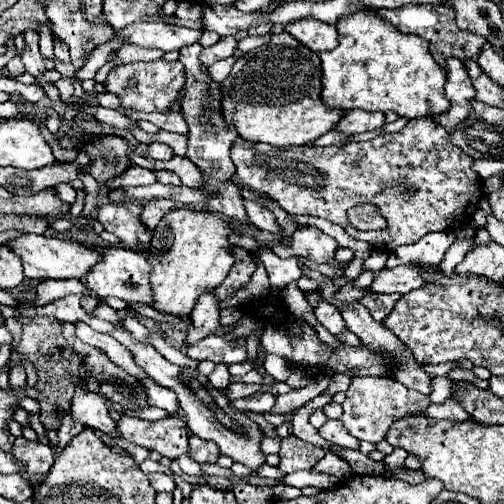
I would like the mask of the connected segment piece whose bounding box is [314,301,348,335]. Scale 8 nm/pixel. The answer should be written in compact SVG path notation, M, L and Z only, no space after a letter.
M318 301L316 307L314 307L314 313L316 313L318 321L320 321L332 335L338 335L338 333L348 331L348 329L344 327L344 319L340 319L340 313L338 313L336 307L332 307L330 303Z

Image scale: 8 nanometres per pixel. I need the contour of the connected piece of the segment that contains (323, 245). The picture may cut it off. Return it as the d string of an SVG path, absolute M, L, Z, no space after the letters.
M304 227L304 229L294 231L292 243L288 247L294 249L294 257L304 257L320 265L332 261L336 251L340 249L336 239L328 237L326 233L314 227Z

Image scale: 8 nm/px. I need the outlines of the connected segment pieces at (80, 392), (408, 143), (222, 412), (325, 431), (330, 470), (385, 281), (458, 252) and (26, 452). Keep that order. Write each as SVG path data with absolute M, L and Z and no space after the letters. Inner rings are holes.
M80 379L76 381L76 395L72 399L72 415L80 419L84 425L101 430L114 439L120 439L120 435L116 433L116 421L108 415L108 401L100 399L100 395L88 395L88 391L80 387Z
M412 119L398 133L384 133L372 141L364 143L346 143L342 147L288 147L276 149L266 143L244 143L236 139L232 147L232 161L236 165L236 179L250 189L268 195L290 215L314 215L328 219L330 223L340 225L350 237L376 245L380 251L394 251L400 245L416 243L426 233L434 231L454 231L472 221L472 215L482 199L482 179L472 169L474 159L468 159L460 147L450 143L450 135L432 119ZM372 203L378 207L380 215L386 219L386 229L368 231L366 237L362 231L350 225L348 209L354 205Z
M118 321L116 323L116 331L110 333L114 339L118 339L122 345L126 345L136 363L156 381L160 383L162 387L168 387L172 389L176 395L178 395L178 401L180 401L180 407L184 411L184 417L186 417L186 423L188 423L188 429L202 437L202 439L210 439L214 441L218 447L220 447L220 453L222 455L228 455L232 457L236 463L242 463L246 467L250 467L250 471L254 473L260 463L264 463L264 455L260 453L260 439L262 439L262 431L260 427L250 421L242 411L234 409L232 405L228 405L228 397L222 395L216 387L212 387L212 383L208 381L206 375L202 375L200 371L196 369L186 369L186 367L178 367L170 361L166 361L152 345L144 345L144 343L138 343L130 331L124 329L124 325Z
M340 419L336 421L326 421L318 433L328 441L328 443L334 443L334 445L340 445L340 447L346 447L346 449L358 449L358 443L352 435L348 435L348 431L344 431L344 425Z
M328 453L320 463L316 463L316 467L310 469L312 473L326 473L326 475L334 475L338 479L348 479L348 475L352 475L352 467L340 459L334 453Z
M394 267L394 269L382 269L376 271L376 281L372 283L372 289L376 293L410 293L412 289L422 287L426 281L422 277L422 271L418 267Z
M454 241L454 245L446 251L440 267L436 267L438 271L442 271L442 275L452 275L454 267L464 259L464 255L468 253L468 249L472 247L472 243L464 243L464 241Z
M18 437L14 441L12 453L16 455L16 459L20 459L20 463L24 463L26 471L22 471L20 475L26 481L34 479L34 475L48 475L54 463L54 453L44 441L26 441L24 437Z

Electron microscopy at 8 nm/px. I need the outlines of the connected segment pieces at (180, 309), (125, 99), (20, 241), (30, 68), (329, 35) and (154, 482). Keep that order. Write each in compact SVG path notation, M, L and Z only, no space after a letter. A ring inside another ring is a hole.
M174 209L152 231L152 243L146 253L146 261L152 265L152 307L160 313L186 317L192 313L198 297L204 291L216 289L228 275L234 259L228 251L228 235L242 233L232 229L220 215L200 213L192 209Z
M152 61L152 63L132 63L122 65L120 71L110 71L106 79L106 91L114 93L120 99L120 111L144 111L144 113L170 113L170 107L176 101L178 91L186 83L186 73L180 61ZM152 65L150 71L140 69ZM130 81L136 81L134 87L130 87Z
M20 235L18 239L10 239L6 243L24 265L26 279L84 279L94 263L100 261L100 253L92 251L76 241L64 241L44 235Z
M26 31L24 41L26 41L26 49L22 53L22 63L24 63L26 73L30 73L30 75L46 73L44 59L42 59L42 55L38 51L38 33L36 31Z
M300 19L300 21L284 27L284 31L290 33L296 41L306 45L314 53L330 51L338 45L336 27L332 27L328 23L320 23L318 19Z
M152 473L152 475L148 475L148 481L150 481L150 485L160 493L160 491L166 491L166 493L172 493L174 491L174 481L172 481L172 477L170 475L164 475L164 473Z

